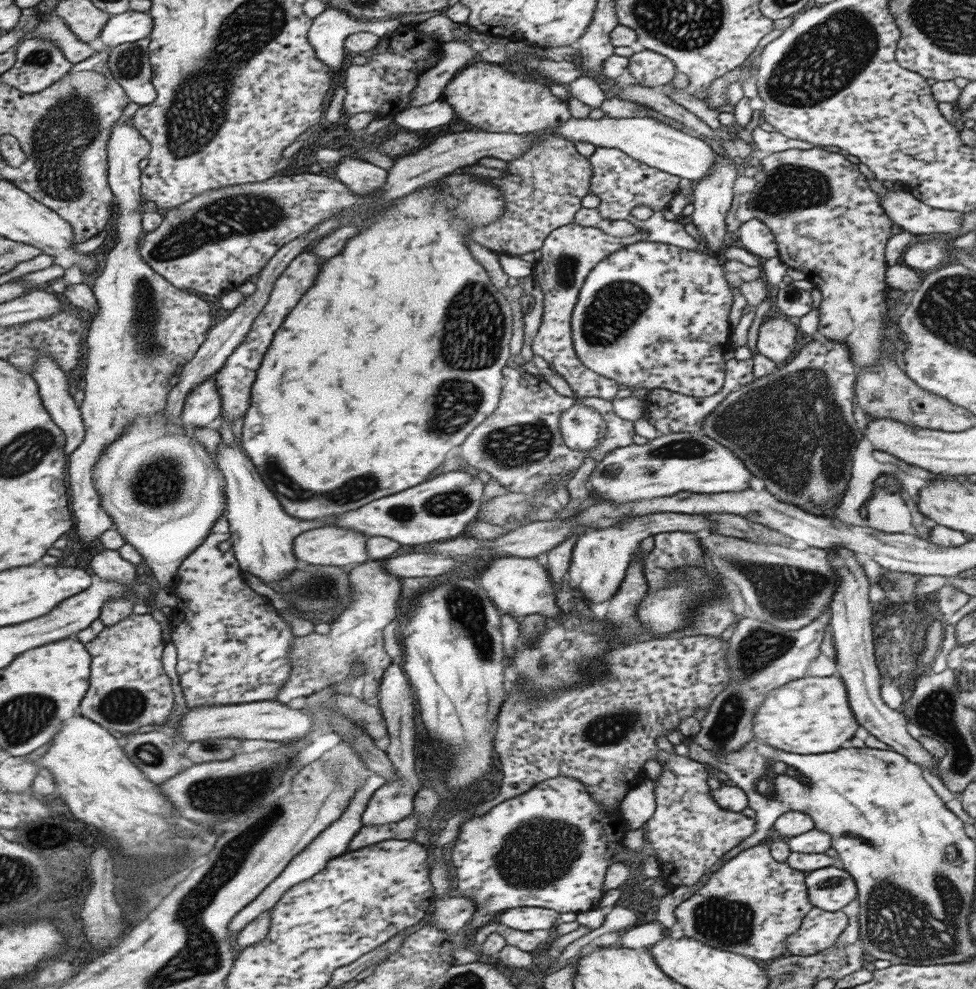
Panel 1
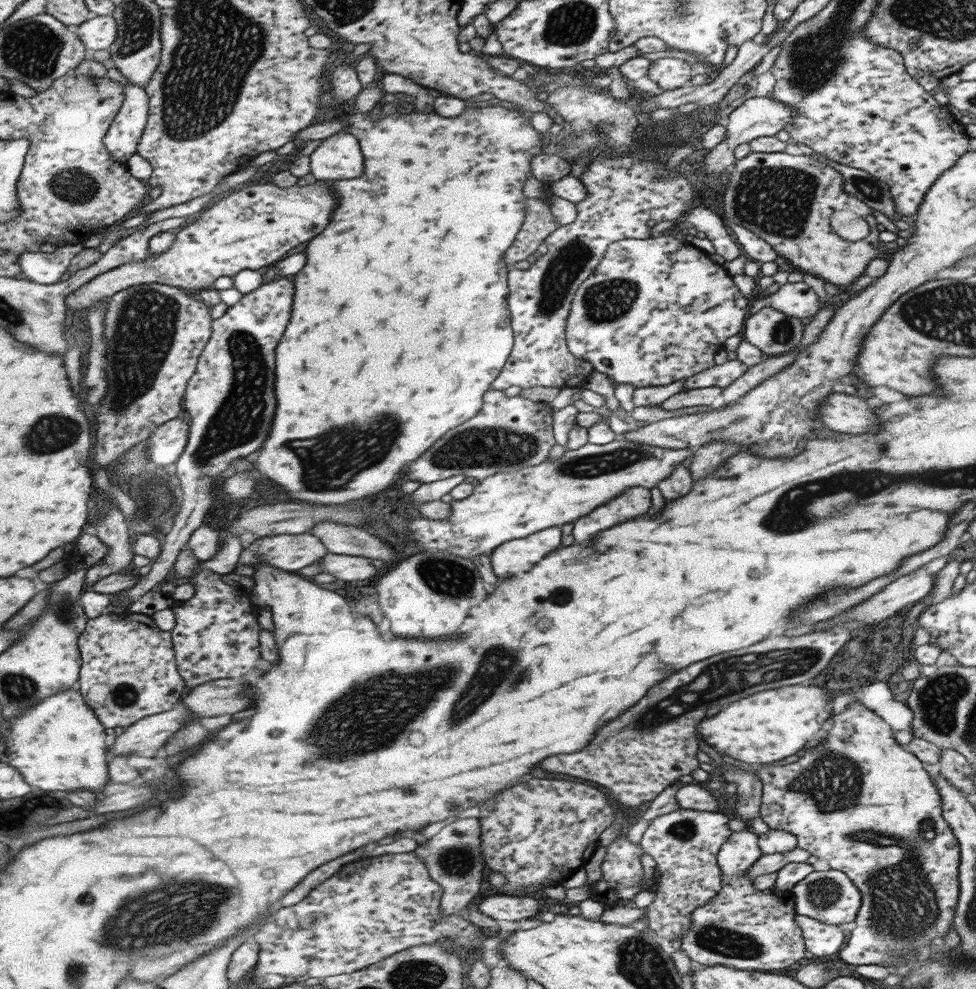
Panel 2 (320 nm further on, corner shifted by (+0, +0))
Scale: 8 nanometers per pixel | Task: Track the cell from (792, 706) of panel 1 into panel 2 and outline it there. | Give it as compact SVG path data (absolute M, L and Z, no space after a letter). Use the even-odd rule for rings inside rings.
M809 683L801 686L783 686L751 694L743 700L727 704L711 718L702 718L696 724L696 734L715 752L731 756L755 767L766 762L787 758L801 750L811 740L821 724L832 714L827 708L825 689Z

